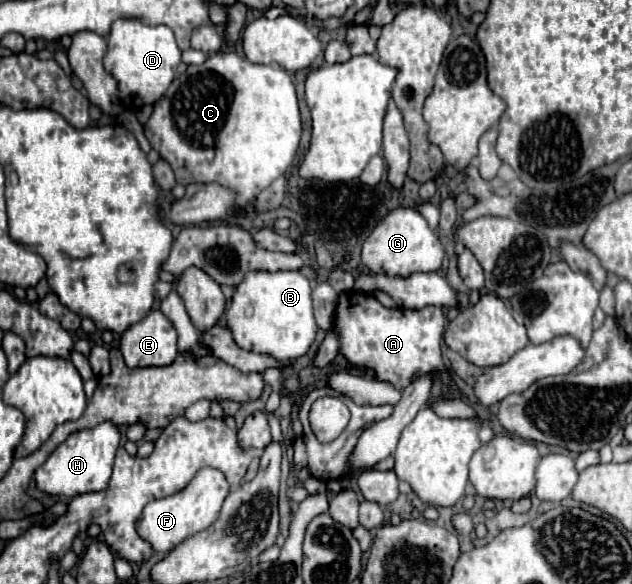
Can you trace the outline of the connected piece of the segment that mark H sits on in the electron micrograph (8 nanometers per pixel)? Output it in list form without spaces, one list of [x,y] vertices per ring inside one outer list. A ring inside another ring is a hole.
[[[103,421],[91,429],[71,433],[49,455],[49,459],[35,471],[37,489],[41,489],[49,495],[67,495],[67,497],[105,489],[111,479],[113,459],[115,459],[115,451],[119,447],[119,441],[121,441],[121,431],[111,421]]]

